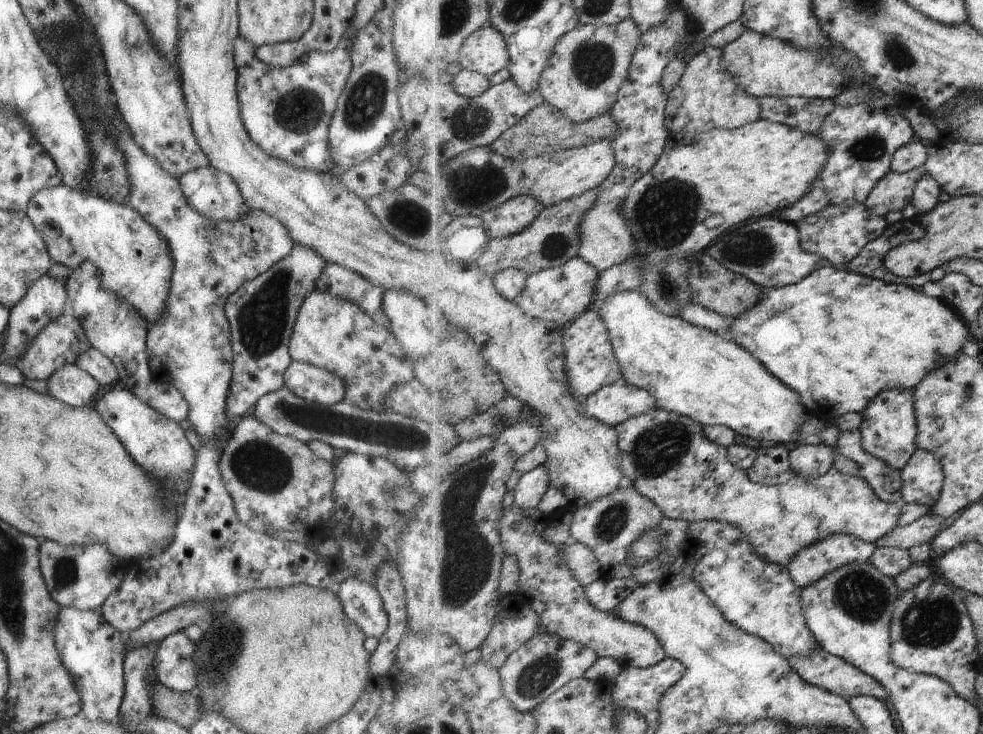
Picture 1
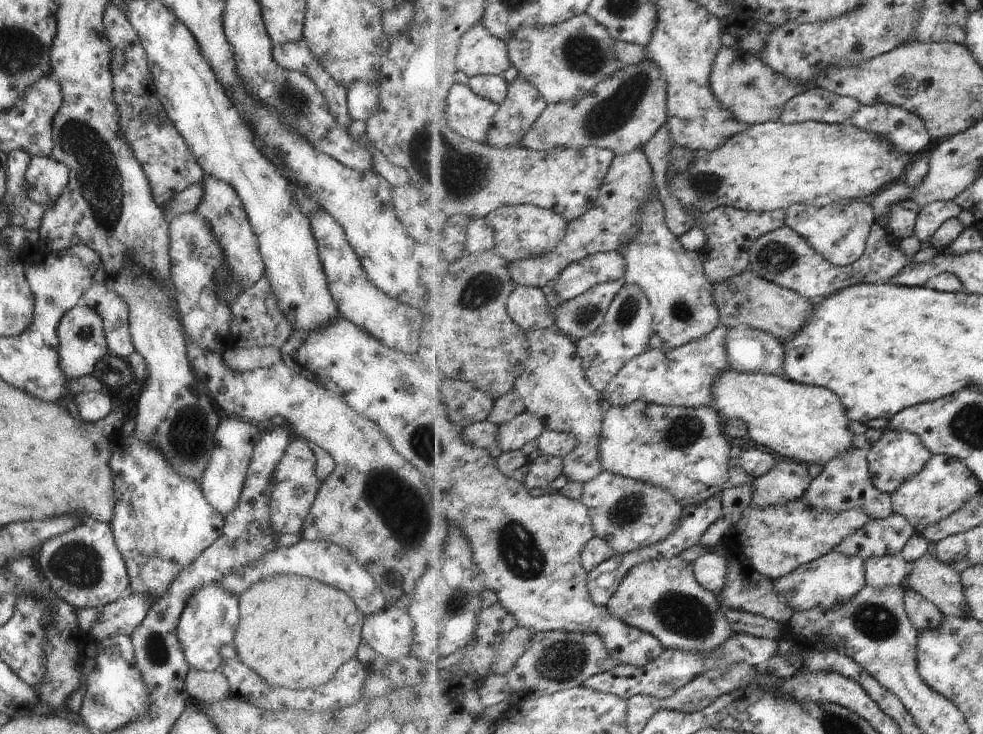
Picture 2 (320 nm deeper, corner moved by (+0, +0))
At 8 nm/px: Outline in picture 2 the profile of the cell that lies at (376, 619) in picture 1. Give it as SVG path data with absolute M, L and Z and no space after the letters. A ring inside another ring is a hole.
M381 607L372 615L365 616L360 630L361 643L368 644L383 661L394 661L410 651L413 640L413 621L405 609Z

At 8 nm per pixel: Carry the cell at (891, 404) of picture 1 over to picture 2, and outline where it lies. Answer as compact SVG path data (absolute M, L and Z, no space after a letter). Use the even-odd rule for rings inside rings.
M889 428L867 451L866 457L873 484L879 491L892 495L905 481L919 475L934 454L915 433Z

